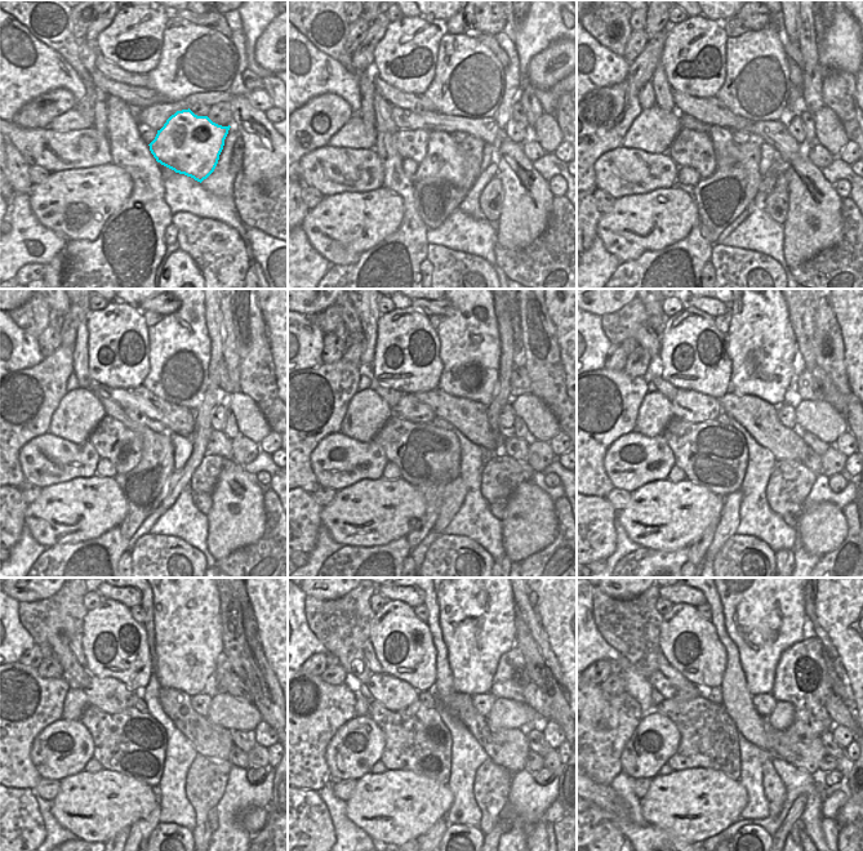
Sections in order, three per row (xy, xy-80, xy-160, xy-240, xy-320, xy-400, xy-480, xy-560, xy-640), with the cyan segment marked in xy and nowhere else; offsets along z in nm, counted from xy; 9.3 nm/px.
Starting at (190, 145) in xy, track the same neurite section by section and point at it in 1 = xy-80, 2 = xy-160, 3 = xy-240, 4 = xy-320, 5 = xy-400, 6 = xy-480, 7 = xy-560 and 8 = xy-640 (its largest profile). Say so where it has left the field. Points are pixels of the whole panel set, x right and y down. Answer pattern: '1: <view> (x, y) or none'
1: xy-80 (445, 160)
2: xy-160 (725, 148)
3: xy-240 (134, 415)
4: xy-320 (409, 408)
5: xy-400 (689, 405)
6: xy-480 (110, 695)
7: xy-560 (395, 694)
8: xy-640 (685, 690)

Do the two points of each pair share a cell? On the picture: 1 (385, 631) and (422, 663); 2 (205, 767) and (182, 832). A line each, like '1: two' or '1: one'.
1: one
2: two

